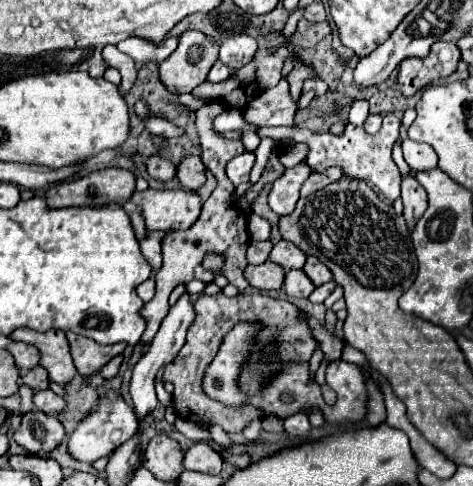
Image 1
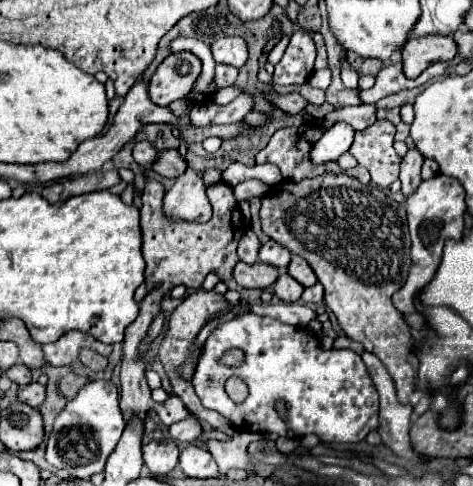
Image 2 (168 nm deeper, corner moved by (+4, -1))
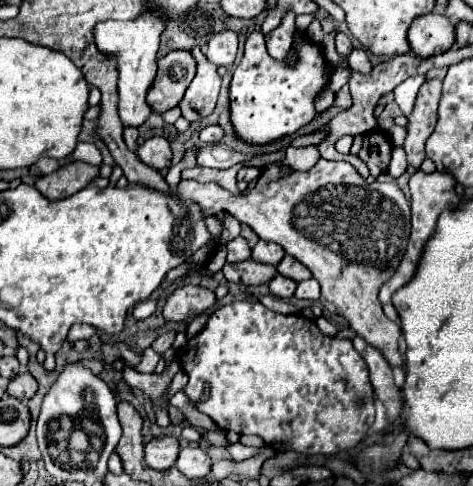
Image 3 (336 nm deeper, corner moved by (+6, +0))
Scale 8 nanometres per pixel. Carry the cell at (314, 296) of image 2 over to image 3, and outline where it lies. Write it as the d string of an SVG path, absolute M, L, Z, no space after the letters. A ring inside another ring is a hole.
M308 279L308 281L298 283L296 297L298 297L298 299L310 299L310 301L316 301L316 299L320 297L320 285L318 285L318 281L316 281L316 279Z

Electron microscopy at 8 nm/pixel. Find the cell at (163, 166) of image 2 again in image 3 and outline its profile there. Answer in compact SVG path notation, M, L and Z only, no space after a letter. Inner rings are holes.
M164 137L148 139L144 145L138 147L136 153L146 165L150 165L158 171L168 169L172 165L172 149L170 149L168 139L164 139Z

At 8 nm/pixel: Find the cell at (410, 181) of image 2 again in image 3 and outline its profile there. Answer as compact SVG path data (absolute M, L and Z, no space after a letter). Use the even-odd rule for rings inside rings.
M438 77L426 79L418 91L414 111L408 117L408 137L404 143L404 151L408 157L408 165L412 169L420 169L420 163L426 159L424 143L436 125L436 109L440 93L442 93L442 79Z

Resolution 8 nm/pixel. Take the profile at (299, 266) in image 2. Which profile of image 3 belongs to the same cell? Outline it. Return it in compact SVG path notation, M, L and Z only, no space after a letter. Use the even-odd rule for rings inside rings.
M286 255L276 269L278 269L280 275L286 275L288 279L294 279L296 283L306 281L306 279L312 277L312 273L310 273L298 259L294 259L294 257L290 257L290 255Z

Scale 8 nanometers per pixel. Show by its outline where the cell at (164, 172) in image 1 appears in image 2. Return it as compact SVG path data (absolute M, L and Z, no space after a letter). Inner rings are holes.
M136 142L134 144L134 150L132 150L132 156L134 160L140 164L140 166L146 166L146 164L152 164L156 160L156 150L150 142Z

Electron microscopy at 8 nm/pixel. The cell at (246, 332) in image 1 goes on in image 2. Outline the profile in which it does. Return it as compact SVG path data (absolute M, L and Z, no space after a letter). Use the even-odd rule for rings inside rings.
M238 314L228 322L222 322L214 328L214 332L204 342L202 356L198 360L192 386L202 400L204 408L214 410L230 420L234 430L238 432L274 433L288 438L288 430L294 432L294 438L302 438L306 434L316 434L320 442L360 442L364 440L372 430L378 428L378 394L372 384L372 378L362 362L362 358L352 350L322 350L320 340L314 332L300 326L282 324L268 316L256 316L256 314ZM226 350L244 350L246 358L242 366L224 366L220 364L220 358ZM230 376L240 376L248 384L248 398L244 406L236 406L226 390L224 384ZM284 402L286 406L286 420L280 418L272 404Z

